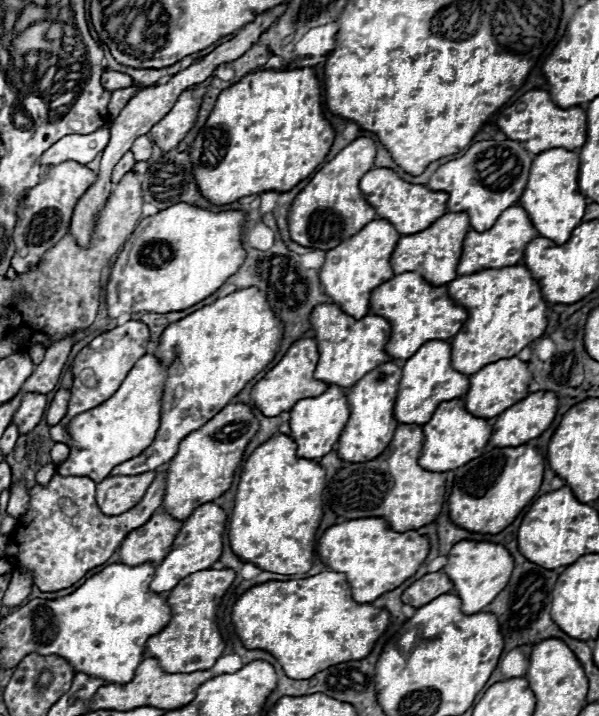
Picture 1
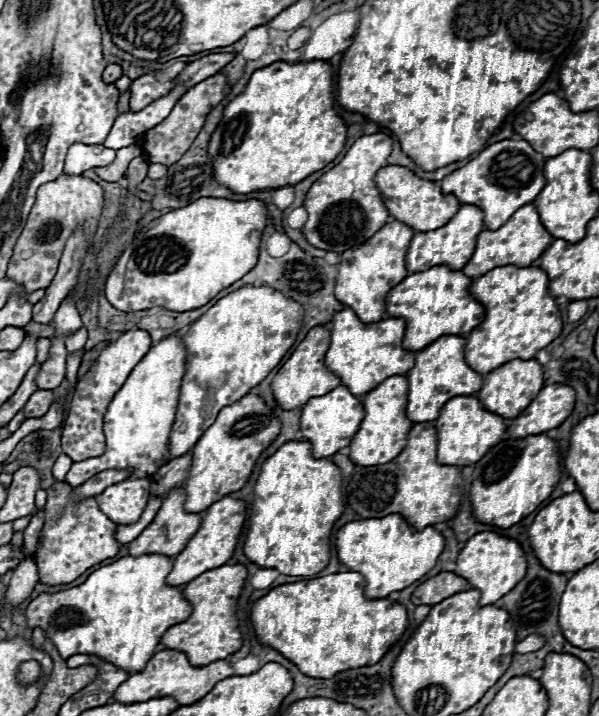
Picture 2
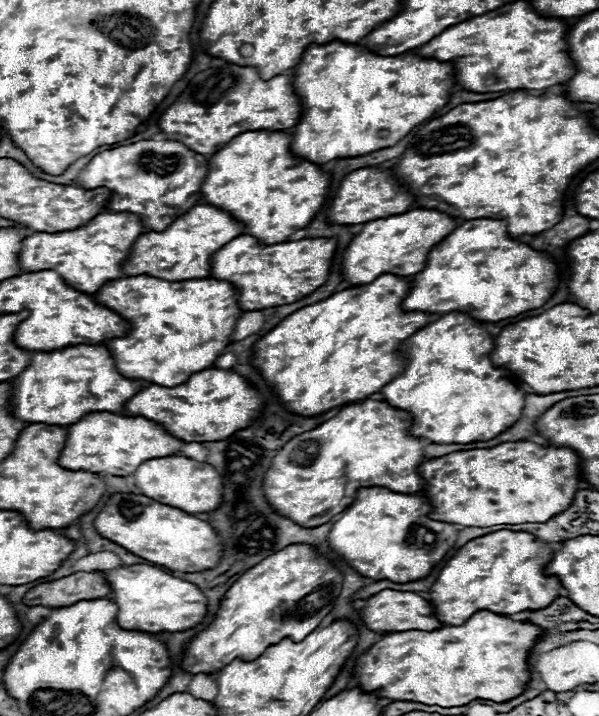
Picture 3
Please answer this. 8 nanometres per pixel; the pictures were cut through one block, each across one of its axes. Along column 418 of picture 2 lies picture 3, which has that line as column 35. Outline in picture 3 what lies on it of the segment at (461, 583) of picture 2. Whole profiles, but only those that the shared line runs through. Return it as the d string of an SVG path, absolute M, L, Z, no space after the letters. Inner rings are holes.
M76 572L52 582L42 582L30 588L22 604L26 606L72 606L80 600L96 600L106 598L110 586L104 582L100 572Z

